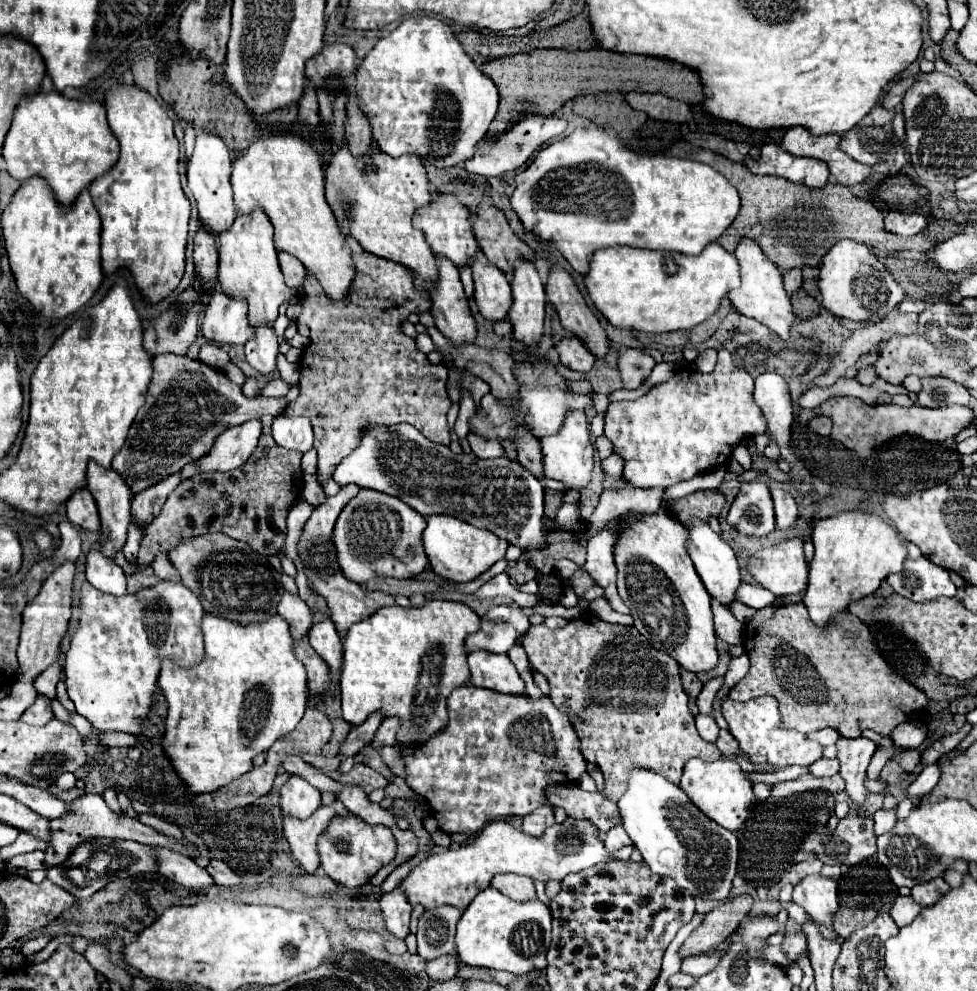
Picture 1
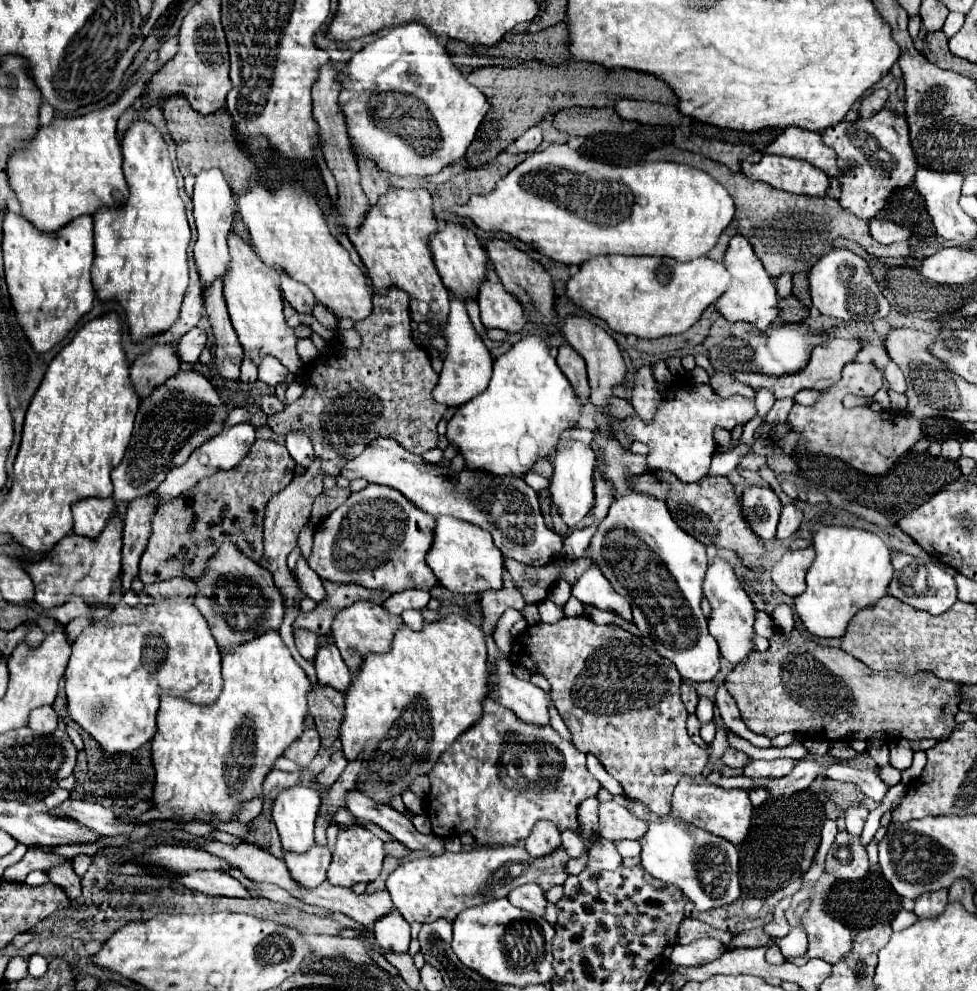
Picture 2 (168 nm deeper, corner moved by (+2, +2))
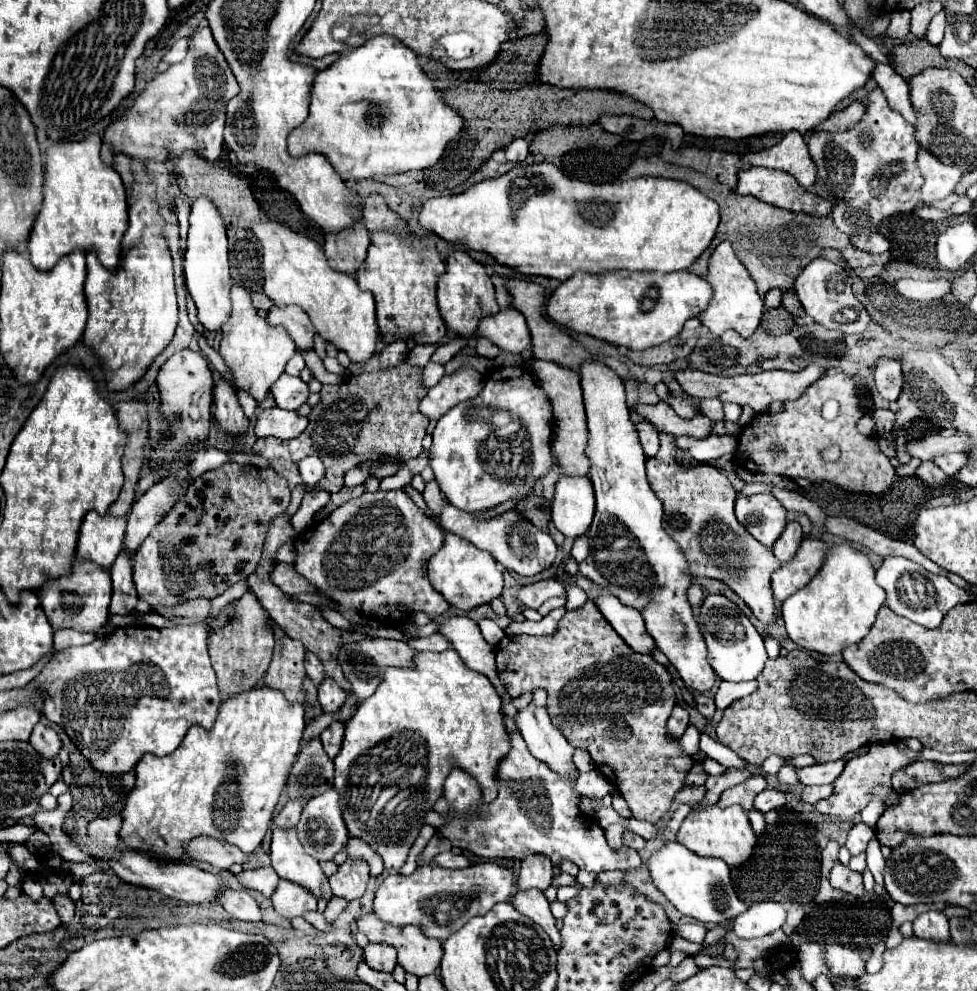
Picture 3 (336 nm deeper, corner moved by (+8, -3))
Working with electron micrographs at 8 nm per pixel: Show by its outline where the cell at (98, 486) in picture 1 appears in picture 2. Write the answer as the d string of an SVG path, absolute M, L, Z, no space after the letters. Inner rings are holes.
M114 517L96 541L72 533L66 535L62 541L58 541L54 551L46 559L38 563L20 561L20 565L34 581L36 603L44 609L60 607L74 595L84 597L90 603L104 603L108 601L112 585L120 573L120 559L122 559L120 553L122 553L122 529L120 529L120 519Z

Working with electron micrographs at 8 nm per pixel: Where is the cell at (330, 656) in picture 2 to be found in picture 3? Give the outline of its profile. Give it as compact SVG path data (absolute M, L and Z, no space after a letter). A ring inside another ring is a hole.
M324 678L322 684L318 686L318 702L322 706L324 712L336 712L346 700L346 692L332 680L332 678Z

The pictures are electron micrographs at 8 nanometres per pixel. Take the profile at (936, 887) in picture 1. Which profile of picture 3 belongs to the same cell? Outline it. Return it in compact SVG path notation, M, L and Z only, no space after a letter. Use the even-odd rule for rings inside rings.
M940 910L922 912L922 914L914 920L914 936L926 938L926 940L936 940L936 942L950 940L948 918L946 918Z

